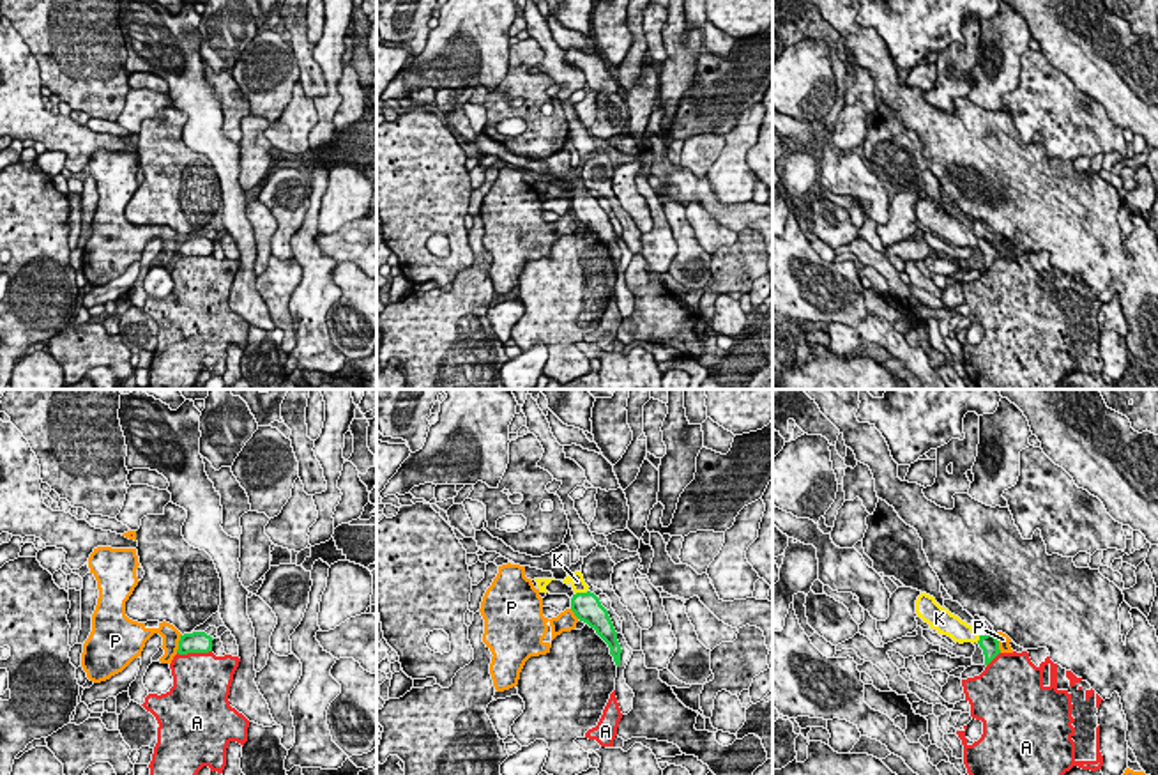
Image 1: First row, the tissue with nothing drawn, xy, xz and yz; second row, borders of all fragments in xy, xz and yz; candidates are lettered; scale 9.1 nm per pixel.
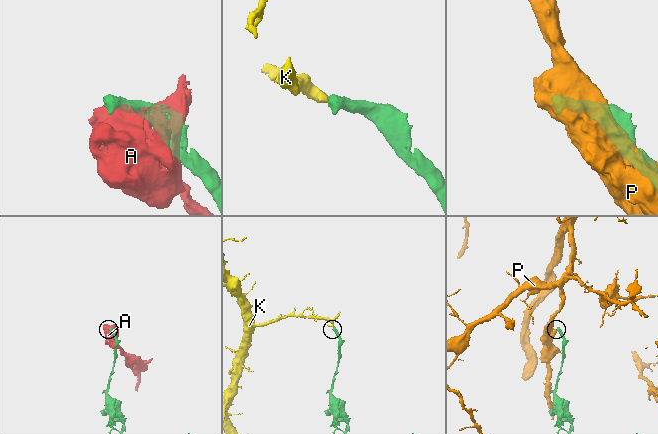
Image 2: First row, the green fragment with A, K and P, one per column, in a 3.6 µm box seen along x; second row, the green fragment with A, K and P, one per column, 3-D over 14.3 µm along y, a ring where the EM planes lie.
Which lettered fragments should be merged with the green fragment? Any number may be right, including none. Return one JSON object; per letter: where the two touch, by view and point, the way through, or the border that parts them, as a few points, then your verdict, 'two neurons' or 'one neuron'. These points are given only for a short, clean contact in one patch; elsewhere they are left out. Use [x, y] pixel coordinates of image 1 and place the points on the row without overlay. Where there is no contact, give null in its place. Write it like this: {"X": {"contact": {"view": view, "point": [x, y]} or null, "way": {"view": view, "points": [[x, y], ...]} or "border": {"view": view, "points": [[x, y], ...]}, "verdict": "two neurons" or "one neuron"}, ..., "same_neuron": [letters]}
{"A": {"contact": {"view": "xy", "point": [193, 255]}, "verdict": "two neurons"}, "K": {"contact": {"view": "xz", "point": [580, 197]}, "way": {"view": "xz", "points": [[587, 211], [580, 197], [577, 184]]}, "verdict": "one neuron"}, "P": {"contact": {"view": "yz", "point": [998, 246]}, "verdict": "two neurons"}, "same_neuron": ["K"]}

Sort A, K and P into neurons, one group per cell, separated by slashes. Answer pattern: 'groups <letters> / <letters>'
groups A / K / P

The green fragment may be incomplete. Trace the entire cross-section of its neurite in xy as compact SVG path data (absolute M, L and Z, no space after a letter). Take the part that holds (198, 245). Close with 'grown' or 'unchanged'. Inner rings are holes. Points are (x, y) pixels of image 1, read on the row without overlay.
M193 235L193 237L184 237L180 239L179 244L179 258L187 258L187 257L209 257L212 255L212 241L207 239L205 235Z; unchanged

